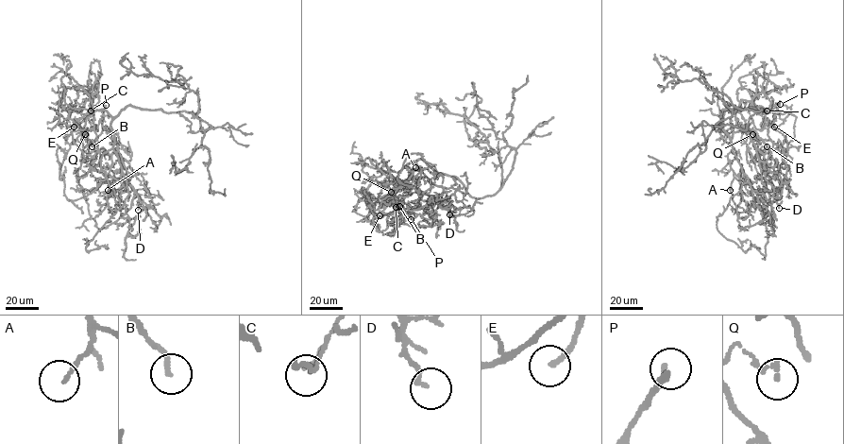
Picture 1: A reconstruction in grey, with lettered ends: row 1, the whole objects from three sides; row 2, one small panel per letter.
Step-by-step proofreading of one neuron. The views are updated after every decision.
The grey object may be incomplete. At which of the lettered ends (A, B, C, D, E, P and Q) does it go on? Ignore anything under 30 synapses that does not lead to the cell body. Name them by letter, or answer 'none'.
A, E, P

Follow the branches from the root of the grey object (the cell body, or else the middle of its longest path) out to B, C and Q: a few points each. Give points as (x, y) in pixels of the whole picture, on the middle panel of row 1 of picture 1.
B: (431, 168), (423, 159), (413, 162), (417, 167), (411, 172), (408, 193), (399, 206)
C: (431, 168), (424, 160), (418, 159), (399, 171), (395, 180), (394, 196), (400, 205), (396, 207)
Q: (431, 168), (421, 159), (410, 162), (398, 173), (398, 184), (392, 181), (387, 186), (391, 192)

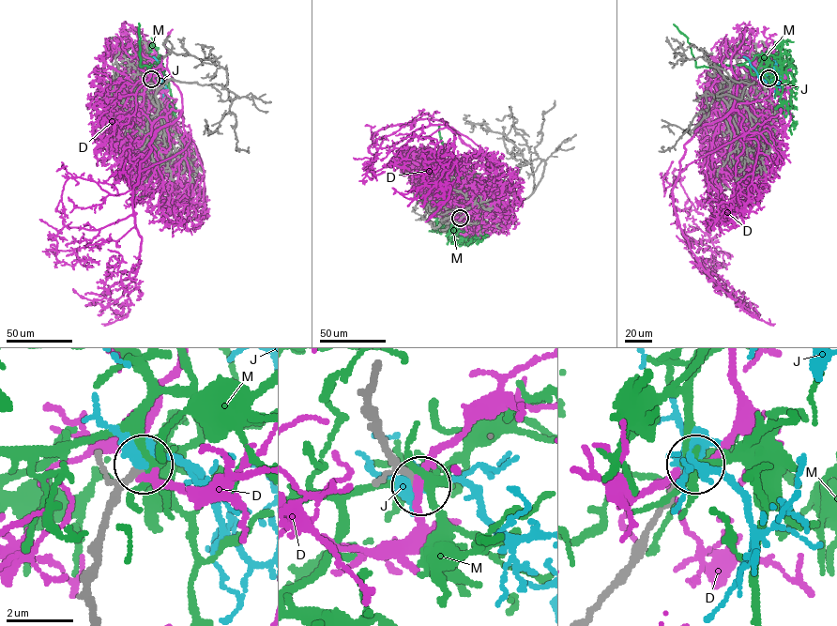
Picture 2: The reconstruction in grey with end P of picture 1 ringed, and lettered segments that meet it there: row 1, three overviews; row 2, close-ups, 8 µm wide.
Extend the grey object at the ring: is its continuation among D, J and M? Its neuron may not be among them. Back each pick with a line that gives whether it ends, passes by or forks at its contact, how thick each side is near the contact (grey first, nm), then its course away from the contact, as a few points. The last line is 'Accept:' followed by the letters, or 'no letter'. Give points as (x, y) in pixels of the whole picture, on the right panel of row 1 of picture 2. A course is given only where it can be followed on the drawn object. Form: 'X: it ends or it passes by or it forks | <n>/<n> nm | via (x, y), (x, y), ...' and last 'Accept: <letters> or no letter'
Accept: no letter

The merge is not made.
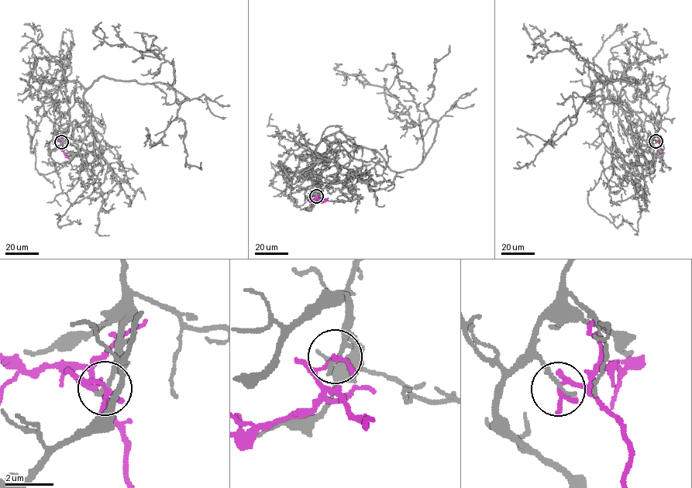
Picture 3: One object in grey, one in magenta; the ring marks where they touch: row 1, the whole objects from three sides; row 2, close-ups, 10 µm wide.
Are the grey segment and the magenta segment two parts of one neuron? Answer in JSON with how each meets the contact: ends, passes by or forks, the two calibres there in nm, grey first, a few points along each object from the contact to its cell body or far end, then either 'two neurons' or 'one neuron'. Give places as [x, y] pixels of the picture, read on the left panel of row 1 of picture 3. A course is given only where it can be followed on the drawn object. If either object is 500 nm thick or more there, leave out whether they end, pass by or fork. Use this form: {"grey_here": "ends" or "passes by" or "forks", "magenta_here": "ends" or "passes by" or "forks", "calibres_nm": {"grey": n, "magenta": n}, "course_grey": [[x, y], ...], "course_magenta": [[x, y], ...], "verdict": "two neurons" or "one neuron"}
{"grey_here": "ends", "magenta_here": "passes by", "calibres_nm": {"grey": 220, "magenta": 160}, "course_grey": [[61, 142], [50, 157], [69, 163], [101, 77], [161, 82], [189, 99], [175, 118], [186, 163], [201, 163]], "course_magenta": [[61, 142], [65, 154], [69, 156], [72, 151]], "verdict": "two neurons"}

